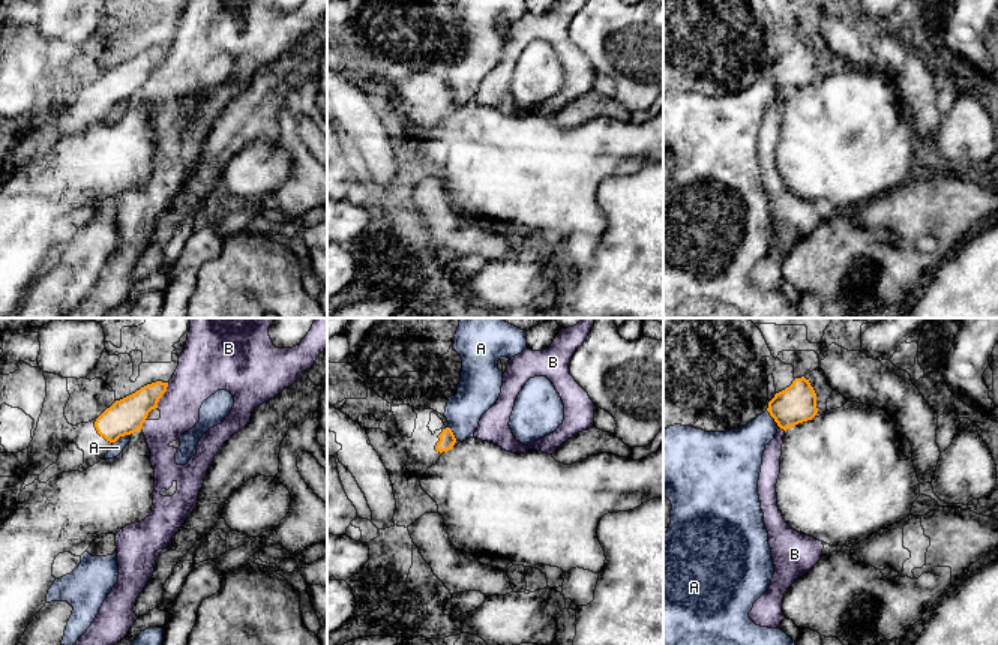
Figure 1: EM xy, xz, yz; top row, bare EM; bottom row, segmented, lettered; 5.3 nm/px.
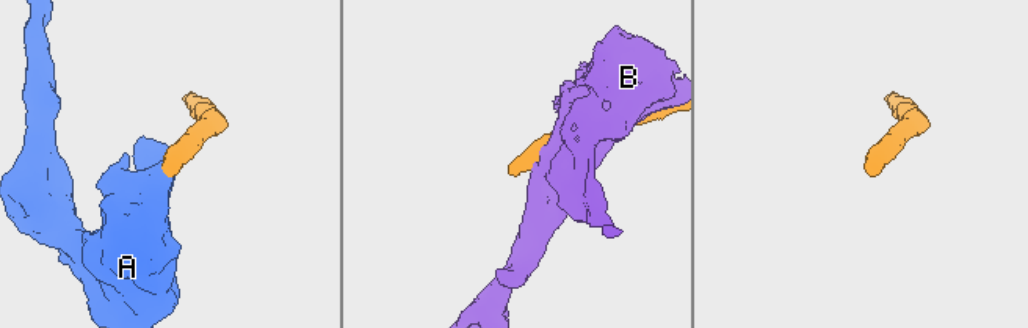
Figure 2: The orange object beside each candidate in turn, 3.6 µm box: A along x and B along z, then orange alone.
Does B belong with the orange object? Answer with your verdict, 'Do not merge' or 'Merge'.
Do not merge

